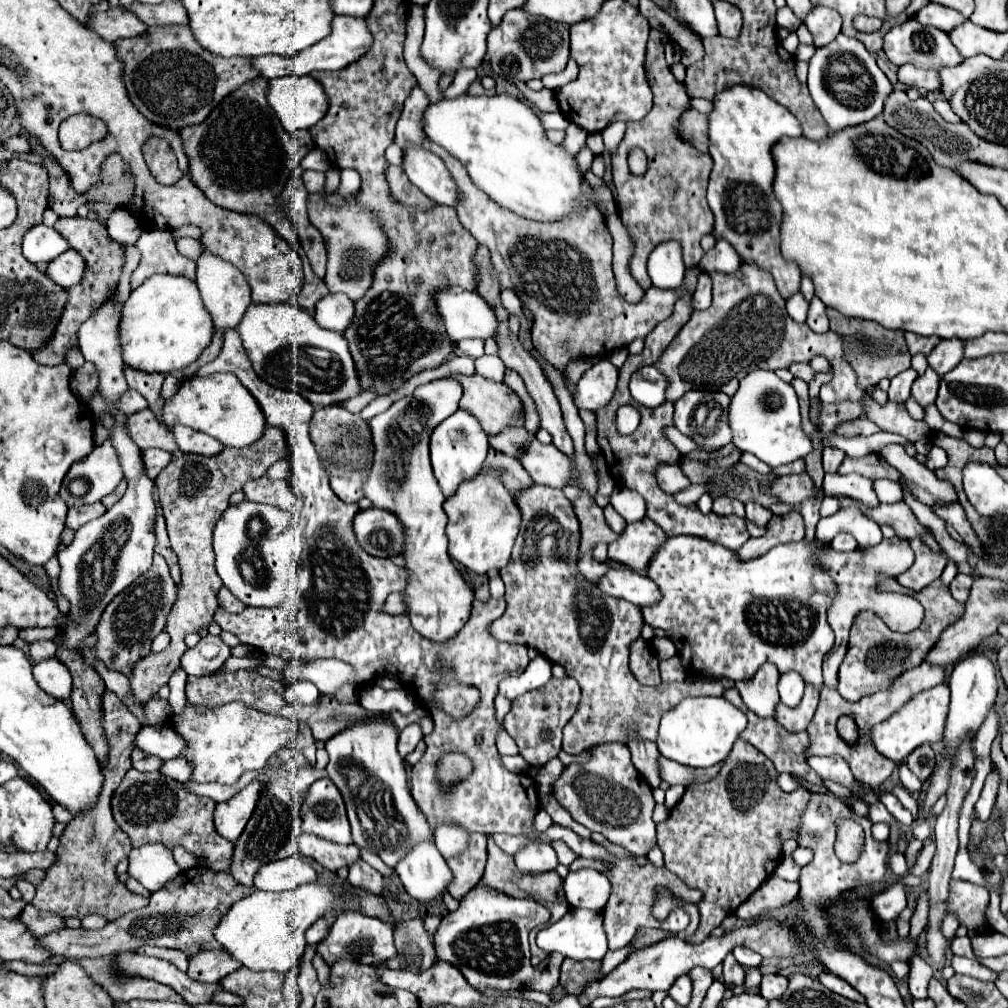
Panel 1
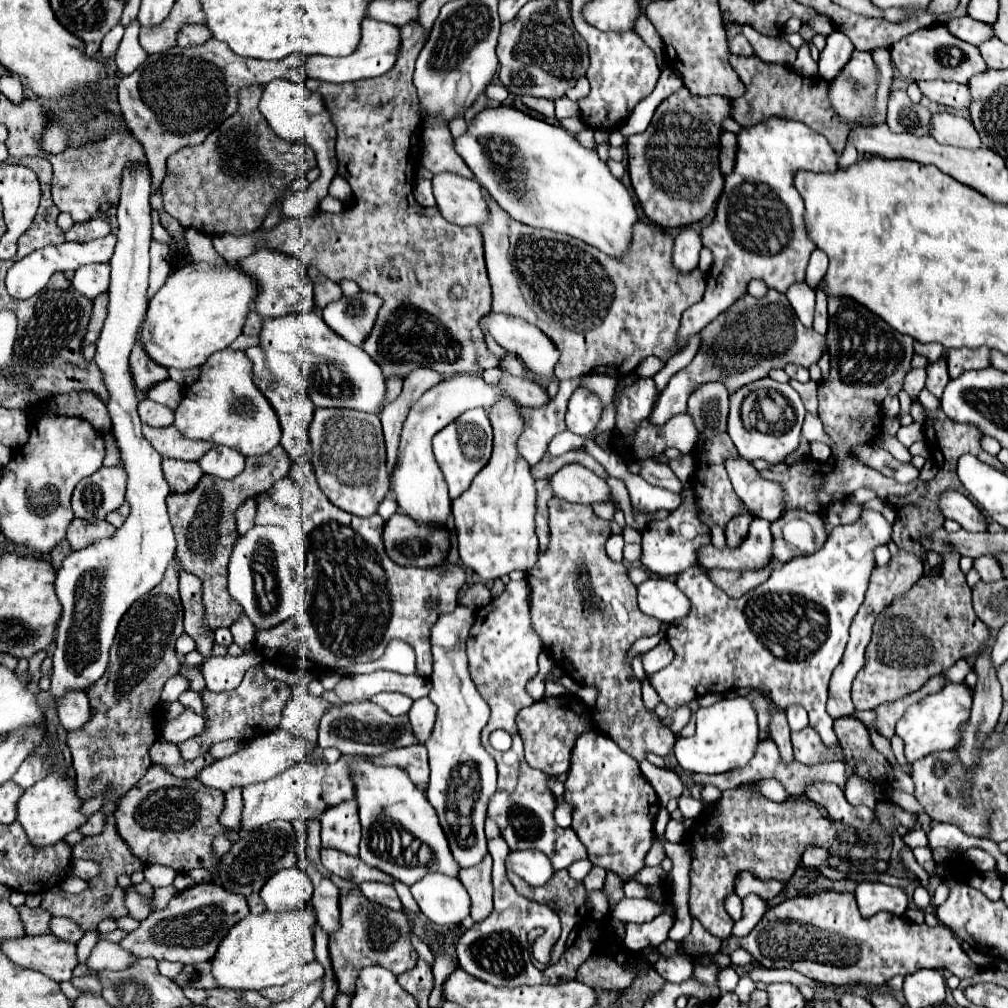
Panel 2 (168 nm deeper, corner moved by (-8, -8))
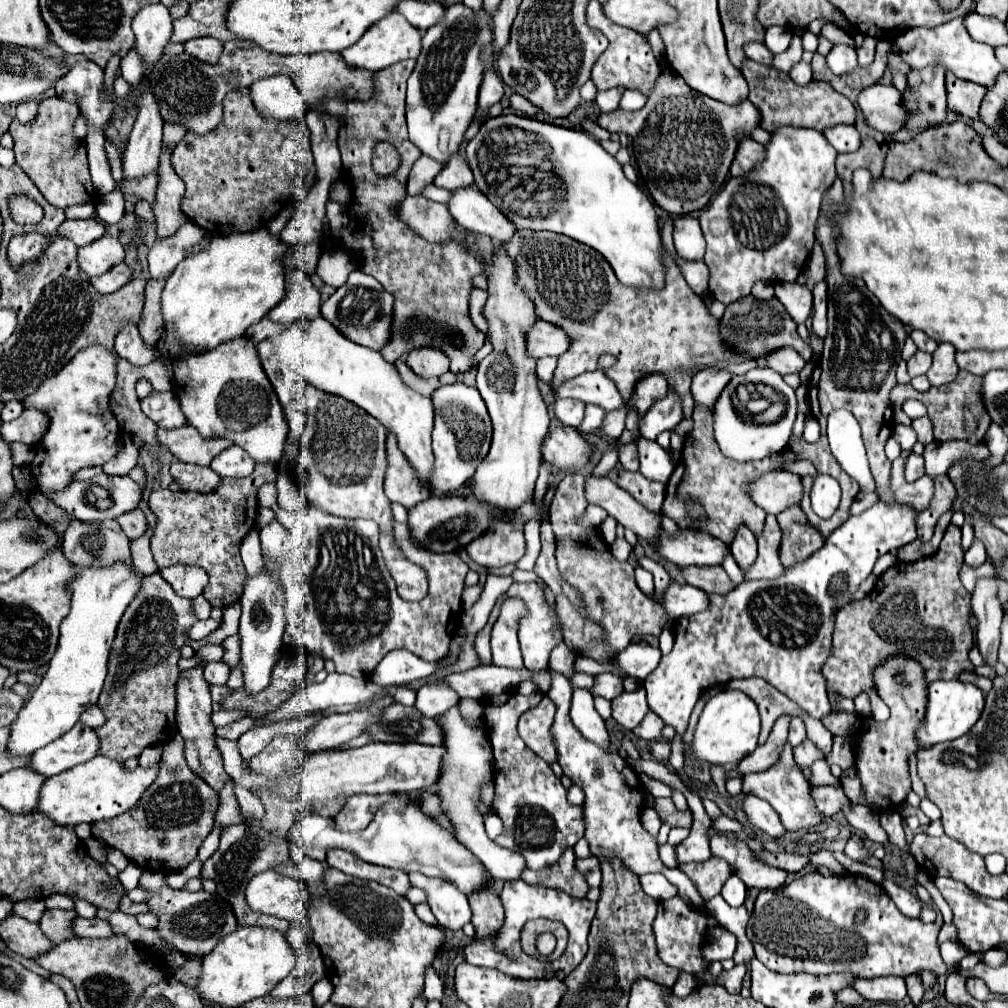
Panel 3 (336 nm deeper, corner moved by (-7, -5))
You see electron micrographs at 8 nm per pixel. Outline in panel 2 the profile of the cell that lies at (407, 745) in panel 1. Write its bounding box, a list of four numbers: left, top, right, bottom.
[409,697,435,745]

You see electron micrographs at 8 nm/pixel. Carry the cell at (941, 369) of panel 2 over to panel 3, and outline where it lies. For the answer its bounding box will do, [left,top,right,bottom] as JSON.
[926,342,958,386]

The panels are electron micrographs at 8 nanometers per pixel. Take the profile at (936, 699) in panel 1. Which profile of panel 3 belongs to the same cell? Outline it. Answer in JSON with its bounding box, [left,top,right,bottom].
[918,680,984,748]

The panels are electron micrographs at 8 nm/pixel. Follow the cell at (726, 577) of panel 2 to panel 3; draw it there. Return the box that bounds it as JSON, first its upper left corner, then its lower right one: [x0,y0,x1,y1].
[680,566,734,594]

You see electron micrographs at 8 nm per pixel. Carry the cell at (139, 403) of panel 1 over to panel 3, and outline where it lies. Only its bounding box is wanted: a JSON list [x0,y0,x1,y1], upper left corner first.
[140,392,186,428]

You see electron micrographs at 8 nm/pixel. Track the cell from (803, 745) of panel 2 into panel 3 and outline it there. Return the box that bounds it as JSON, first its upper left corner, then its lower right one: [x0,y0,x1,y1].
[794,740,824,766]

